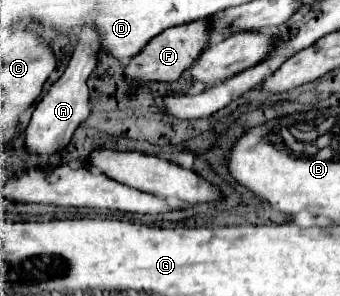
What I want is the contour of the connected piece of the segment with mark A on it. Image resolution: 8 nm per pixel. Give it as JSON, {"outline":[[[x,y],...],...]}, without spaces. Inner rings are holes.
{"outline":[[[84,27],[78,33],[78,47],[64,71],[64,75],[50,87],[50,91],[40,99],[40,103],[36,105],[30,125],[26,129],[26,151],[32,155],[54,155],[58,151],[62,151],[74,131],[88,119],[90,115],[90,101],[88,101],[88,87],[86,87],[86,79],[92,73],[92,69],[96,67],[96,59],[98,59],[98,33],[92,27]]]}

